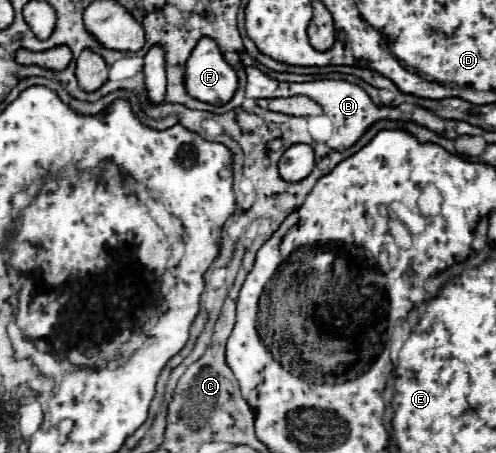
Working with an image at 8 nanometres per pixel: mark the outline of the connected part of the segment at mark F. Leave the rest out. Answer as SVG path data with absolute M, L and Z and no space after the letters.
M202 38L186 62L186 92L202 102L220 106L230 102L236 92L236 72L224 62L218 46L210 38Z

